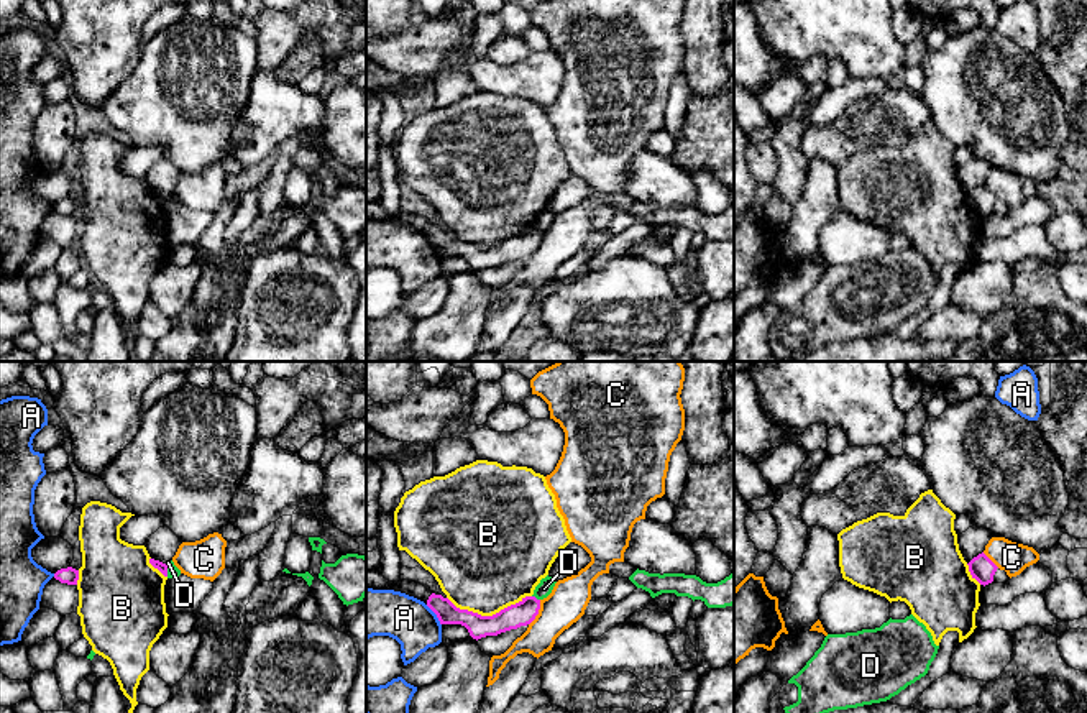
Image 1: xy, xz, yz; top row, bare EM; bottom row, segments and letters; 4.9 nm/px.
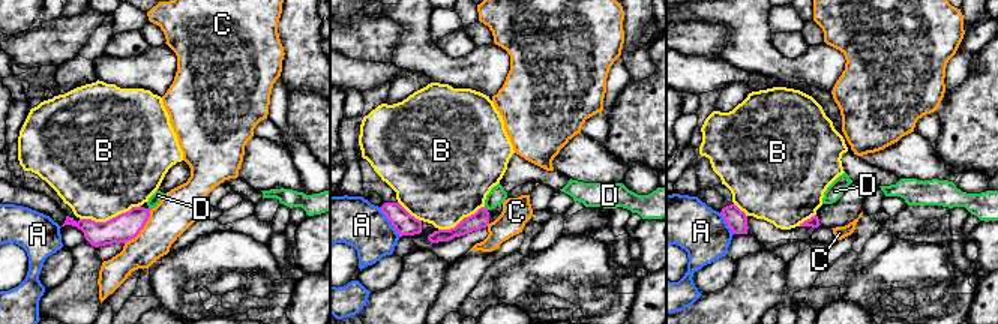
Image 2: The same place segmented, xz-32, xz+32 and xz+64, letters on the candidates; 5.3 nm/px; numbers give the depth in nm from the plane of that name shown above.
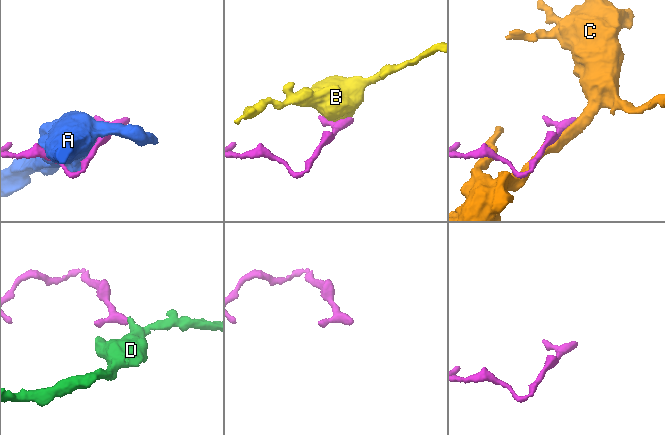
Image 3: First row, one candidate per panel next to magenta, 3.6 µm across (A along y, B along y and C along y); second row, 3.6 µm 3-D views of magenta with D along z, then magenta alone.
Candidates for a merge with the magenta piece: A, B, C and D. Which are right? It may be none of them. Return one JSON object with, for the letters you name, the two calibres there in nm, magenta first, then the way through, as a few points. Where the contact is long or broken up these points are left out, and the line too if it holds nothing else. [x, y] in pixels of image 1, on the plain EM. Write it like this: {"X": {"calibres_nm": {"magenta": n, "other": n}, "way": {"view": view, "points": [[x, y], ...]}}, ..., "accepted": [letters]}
{"accepted": []}

